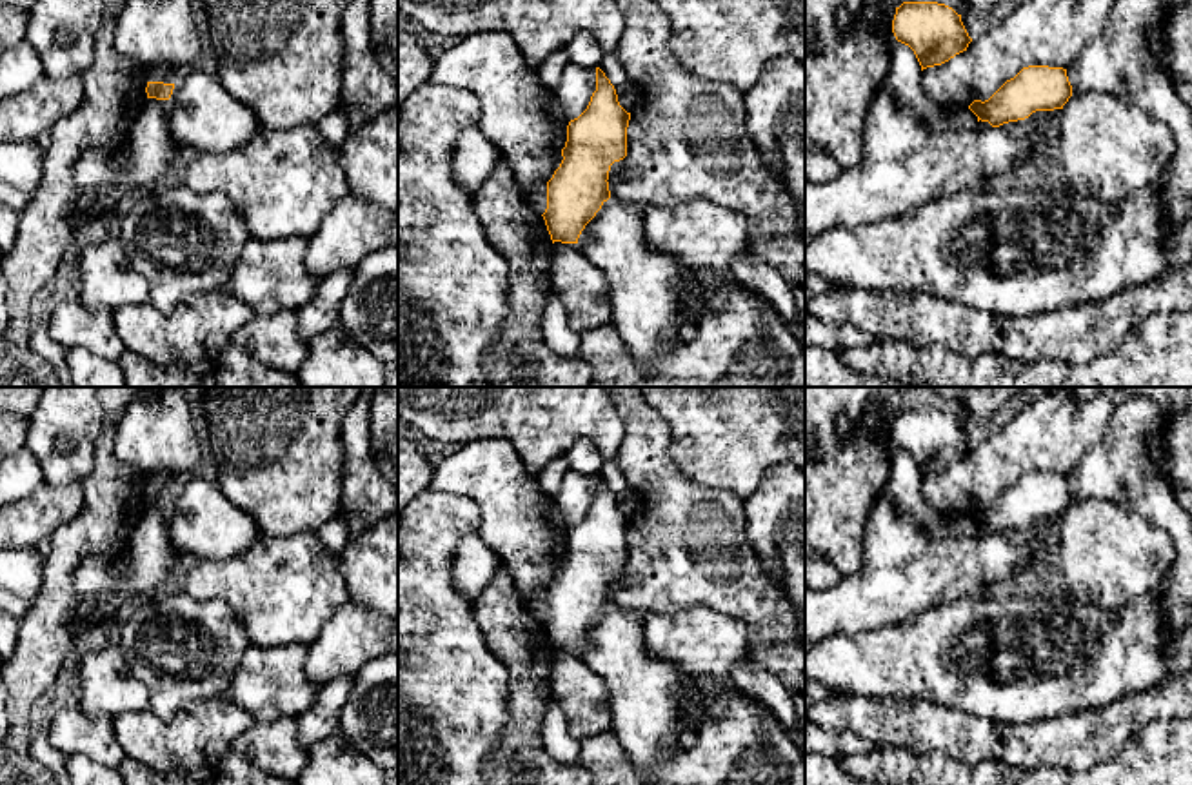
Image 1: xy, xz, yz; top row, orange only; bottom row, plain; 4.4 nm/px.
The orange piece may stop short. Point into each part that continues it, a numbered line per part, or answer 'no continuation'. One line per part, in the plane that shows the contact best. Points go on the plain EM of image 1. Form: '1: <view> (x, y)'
no continuation

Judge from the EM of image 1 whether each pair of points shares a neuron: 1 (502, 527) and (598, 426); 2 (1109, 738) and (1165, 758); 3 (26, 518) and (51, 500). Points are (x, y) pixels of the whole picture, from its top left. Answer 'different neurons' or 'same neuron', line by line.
1: different neurons
2: different neurons
3: same neuron

